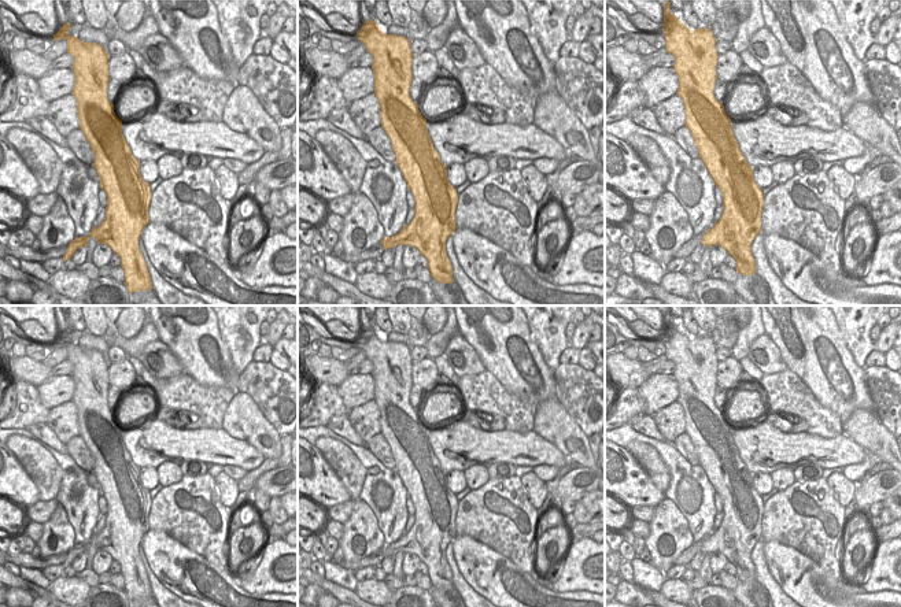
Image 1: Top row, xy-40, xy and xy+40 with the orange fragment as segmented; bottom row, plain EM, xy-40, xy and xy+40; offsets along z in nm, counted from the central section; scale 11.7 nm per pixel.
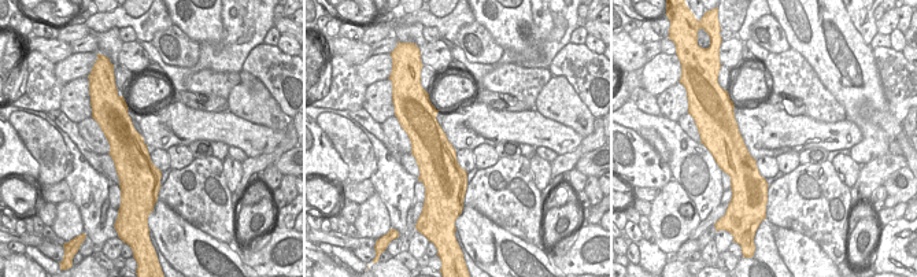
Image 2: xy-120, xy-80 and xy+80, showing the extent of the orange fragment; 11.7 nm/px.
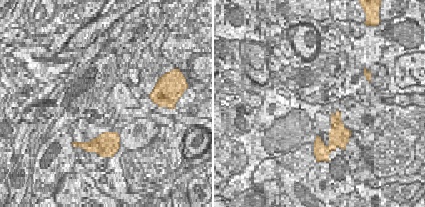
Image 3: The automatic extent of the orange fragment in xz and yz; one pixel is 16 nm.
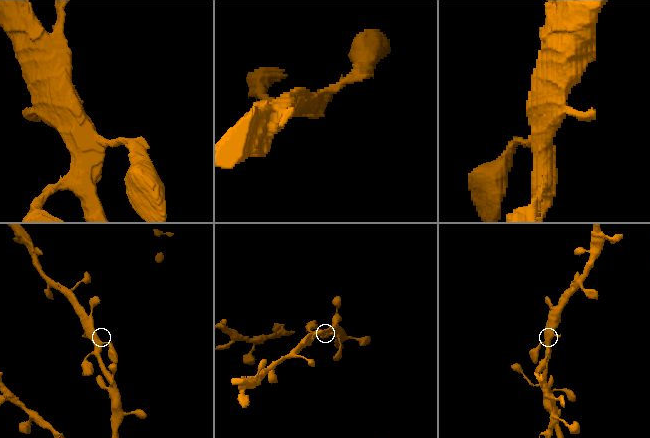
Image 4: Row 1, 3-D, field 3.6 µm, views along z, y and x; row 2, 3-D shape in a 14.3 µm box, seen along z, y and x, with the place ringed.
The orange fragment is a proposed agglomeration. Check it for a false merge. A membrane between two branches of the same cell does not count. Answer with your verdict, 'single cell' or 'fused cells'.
single cell

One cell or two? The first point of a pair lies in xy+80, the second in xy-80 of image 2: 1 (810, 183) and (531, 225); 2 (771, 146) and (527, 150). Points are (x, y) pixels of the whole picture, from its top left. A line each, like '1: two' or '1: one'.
1: one
2: two

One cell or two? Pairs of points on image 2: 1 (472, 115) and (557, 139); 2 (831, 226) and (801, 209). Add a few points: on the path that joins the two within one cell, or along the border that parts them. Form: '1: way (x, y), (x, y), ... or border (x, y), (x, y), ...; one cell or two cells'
1: way (492, 126), (521, 126), (536, 130); one cell
2: way (824, 220), (817, 213), (808, 213); one cell

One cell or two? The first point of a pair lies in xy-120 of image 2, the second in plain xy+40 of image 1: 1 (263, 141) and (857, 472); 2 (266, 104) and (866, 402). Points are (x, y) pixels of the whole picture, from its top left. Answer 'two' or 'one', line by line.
1: two
2: two

